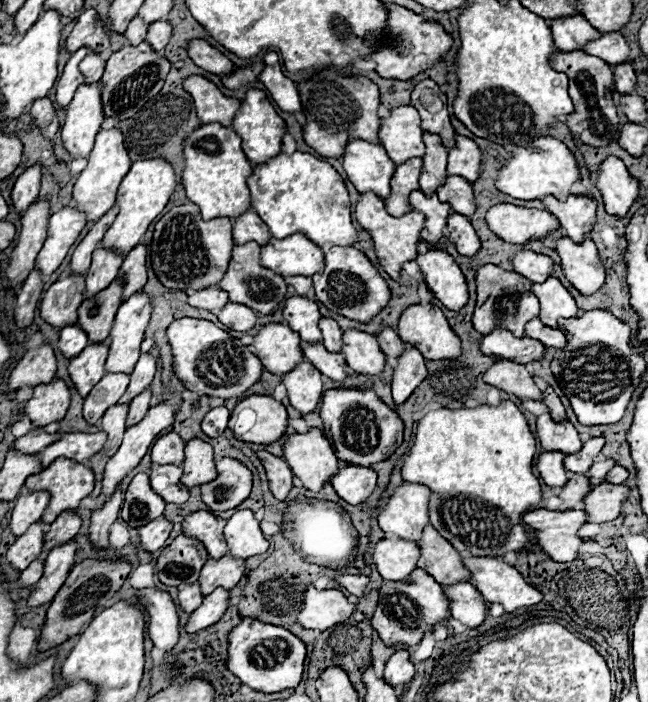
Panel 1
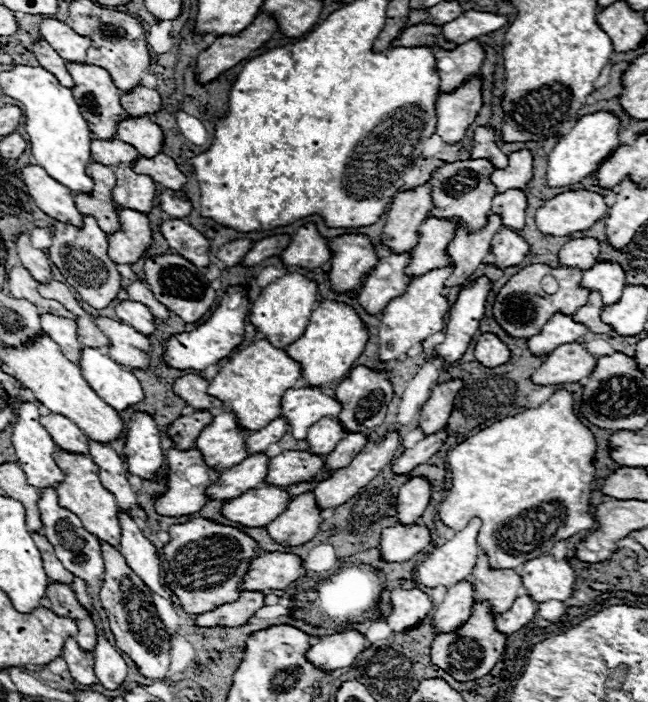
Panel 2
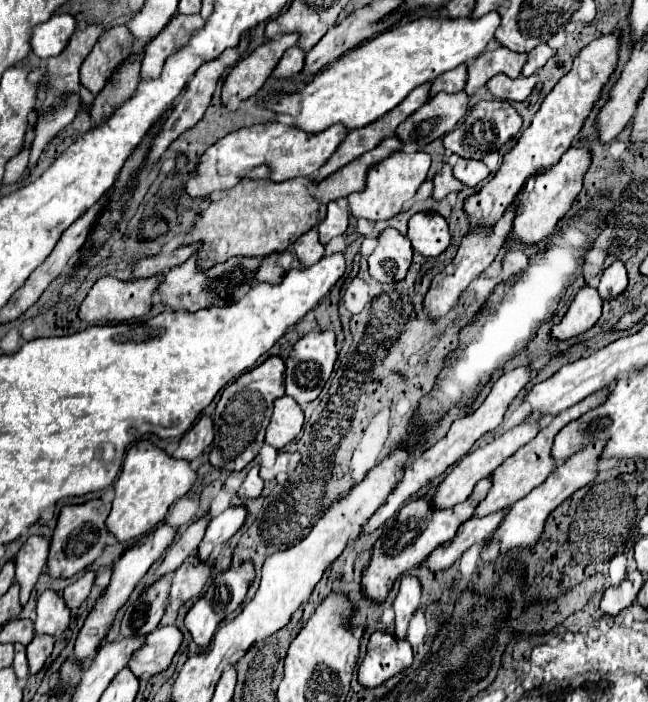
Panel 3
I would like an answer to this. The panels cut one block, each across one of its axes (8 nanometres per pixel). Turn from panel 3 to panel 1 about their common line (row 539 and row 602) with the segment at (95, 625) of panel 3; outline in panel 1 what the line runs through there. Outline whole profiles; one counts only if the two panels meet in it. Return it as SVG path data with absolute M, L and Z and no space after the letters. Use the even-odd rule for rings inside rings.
M154 588L138 590L136 596L140 604L146 608L146 612L150 614L148 636L152 638L154 646L164 652L170 652L180 638L180 622L178 622L176 604L166 592L154 590Z

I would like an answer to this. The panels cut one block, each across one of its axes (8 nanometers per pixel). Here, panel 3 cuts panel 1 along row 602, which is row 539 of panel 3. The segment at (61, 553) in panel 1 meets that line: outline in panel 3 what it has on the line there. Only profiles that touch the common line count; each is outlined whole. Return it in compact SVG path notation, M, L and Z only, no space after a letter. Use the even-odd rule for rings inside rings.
M30 536L16 554L16 578L14 582L20 586L20 604L28 602L28 596L44 570L48 560L48 540L42 536Z

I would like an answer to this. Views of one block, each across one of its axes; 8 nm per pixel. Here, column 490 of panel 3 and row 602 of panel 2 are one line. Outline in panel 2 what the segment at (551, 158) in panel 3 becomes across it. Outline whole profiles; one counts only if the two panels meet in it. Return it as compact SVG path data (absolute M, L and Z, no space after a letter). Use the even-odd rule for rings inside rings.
M206 518L174 524L168 528L168 534L170 542L162 548L164 582L178 598L184 612L198 616L238 598L238 582L248 572L248 564L252 562L250 558L256 558L258 554L256 542L250 536Z

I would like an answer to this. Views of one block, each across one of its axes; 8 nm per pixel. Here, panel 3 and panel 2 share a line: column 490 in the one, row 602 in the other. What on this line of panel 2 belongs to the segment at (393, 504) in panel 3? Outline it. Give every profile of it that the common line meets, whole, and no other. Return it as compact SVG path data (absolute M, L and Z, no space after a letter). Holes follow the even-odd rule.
M394 588L394 590L390 590L390 604L392 604L392 610L388 614L388 626L394 632L410 630L420 620L424 620L434 608L428 594L424 594L418 588L412 588L412 590Z

